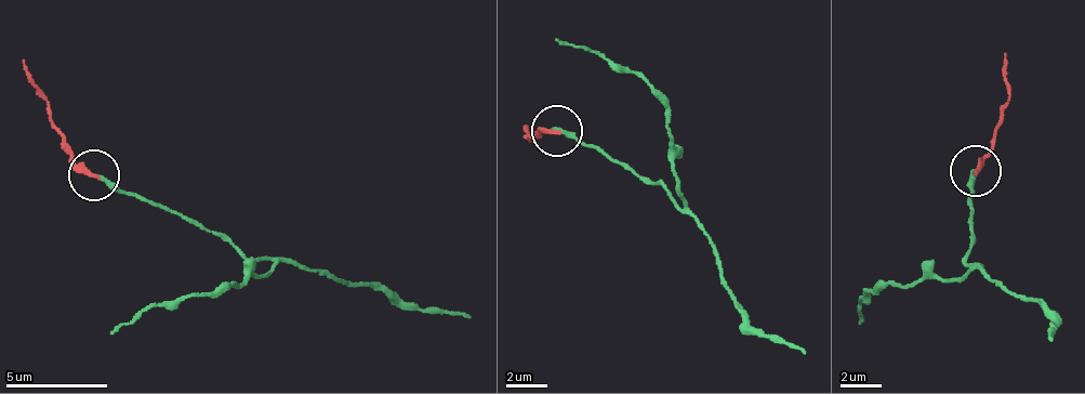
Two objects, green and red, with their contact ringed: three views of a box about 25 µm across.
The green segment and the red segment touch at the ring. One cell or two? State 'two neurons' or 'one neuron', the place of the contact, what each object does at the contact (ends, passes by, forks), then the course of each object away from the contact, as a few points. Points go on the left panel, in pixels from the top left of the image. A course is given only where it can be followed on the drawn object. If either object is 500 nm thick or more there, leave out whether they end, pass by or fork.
two neurons | (93, 175) | green ends | red ends | green via (93, 173), (187, 214), (276, 265), (185, 302), (158, 302), (113, 332) | red via (93, 173), (22, 61)

